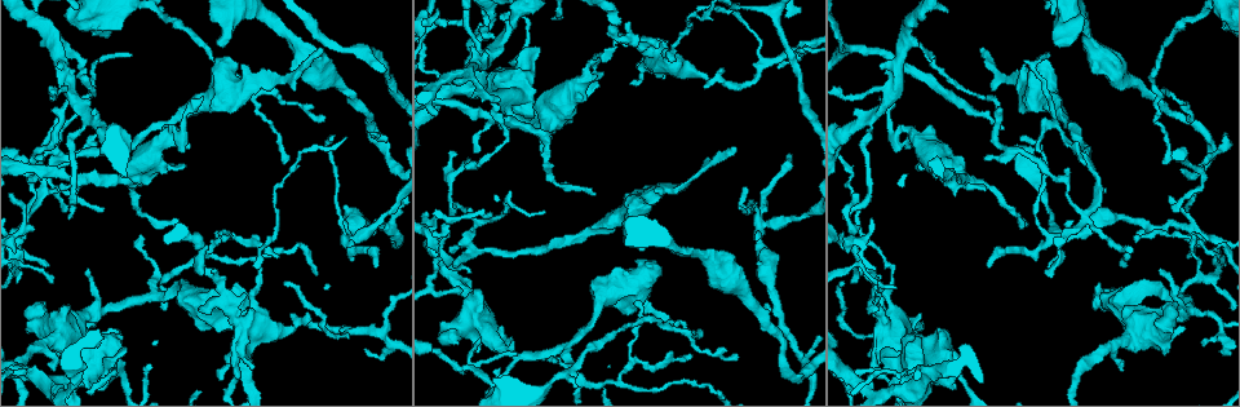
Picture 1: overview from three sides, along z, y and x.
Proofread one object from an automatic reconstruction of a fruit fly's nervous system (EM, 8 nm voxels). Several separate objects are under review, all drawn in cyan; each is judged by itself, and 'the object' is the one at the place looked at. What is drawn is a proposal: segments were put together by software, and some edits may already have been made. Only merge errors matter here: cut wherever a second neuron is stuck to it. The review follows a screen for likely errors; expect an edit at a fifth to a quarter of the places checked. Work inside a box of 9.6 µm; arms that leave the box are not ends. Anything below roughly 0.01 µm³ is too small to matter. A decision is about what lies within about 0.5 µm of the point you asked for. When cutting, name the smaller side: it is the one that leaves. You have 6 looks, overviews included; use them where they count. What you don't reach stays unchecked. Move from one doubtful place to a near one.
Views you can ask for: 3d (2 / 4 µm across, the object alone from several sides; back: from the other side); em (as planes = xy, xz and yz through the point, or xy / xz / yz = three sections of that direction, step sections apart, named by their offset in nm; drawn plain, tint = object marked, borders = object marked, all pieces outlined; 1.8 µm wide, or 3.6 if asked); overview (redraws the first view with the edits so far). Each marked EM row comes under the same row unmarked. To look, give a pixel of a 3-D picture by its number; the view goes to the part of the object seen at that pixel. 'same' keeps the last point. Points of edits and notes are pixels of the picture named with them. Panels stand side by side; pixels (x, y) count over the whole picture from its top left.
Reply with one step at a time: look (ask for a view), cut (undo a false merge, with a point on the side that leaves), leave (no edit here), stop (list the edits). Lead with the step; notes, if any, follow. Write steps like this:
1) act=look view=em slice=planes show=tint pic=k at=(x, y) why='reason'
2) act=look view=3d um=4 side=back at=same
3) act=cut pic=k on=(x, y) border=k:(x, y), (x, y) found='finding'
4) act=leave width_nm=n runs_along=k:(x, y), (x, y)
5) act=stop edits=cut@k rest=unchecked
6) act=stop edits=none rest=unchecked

act=look view=3d um=4 pic=1 at=(516, 358) why='three-way junction'

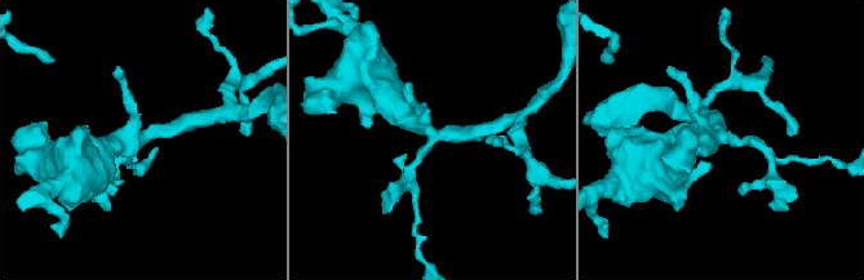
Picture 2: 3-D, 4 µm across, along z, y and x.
act=look view=em slice=planes show=tint pic=2 at=(430, 134) why='now the EM'

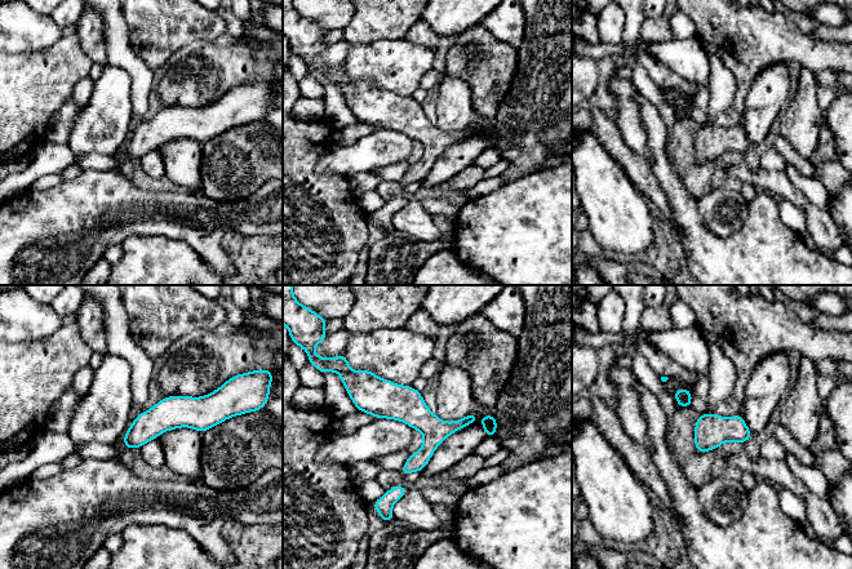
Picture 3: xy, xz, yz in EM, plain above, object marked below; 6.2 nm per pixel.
act=leave runs_along=3:(362, 390), (431, 426), (478, 418), (493, 429) found='all the same neuron'

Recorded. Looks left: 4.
act=look view=em um=3.6 slice=planes show=tint pic=1 at=(631, 290) why='sharp bend'

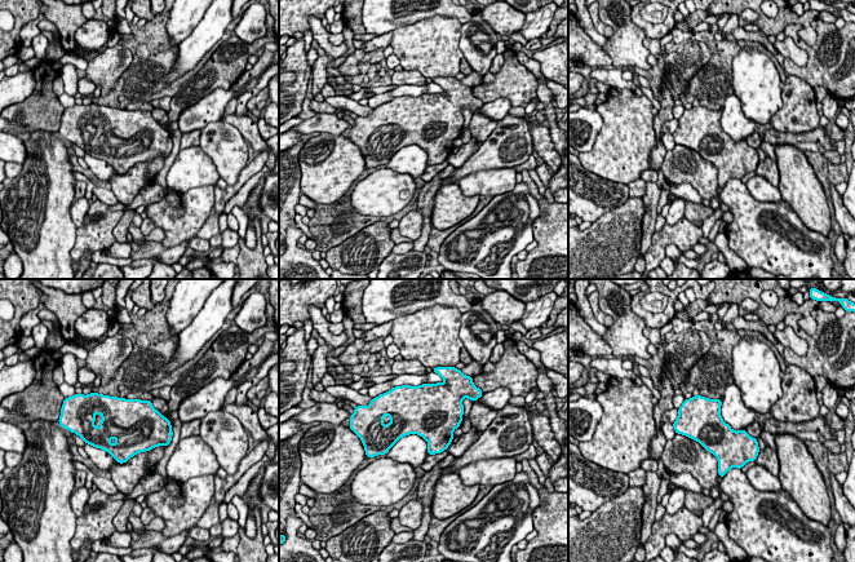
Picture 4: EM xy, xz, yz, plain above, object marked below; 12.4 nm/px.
act=leave found='continuous, no second neuron'

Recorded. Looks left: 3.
act=look view=em slice=yz step=4 show=tint pic=1 at=(295, 325) why='calibre changes'

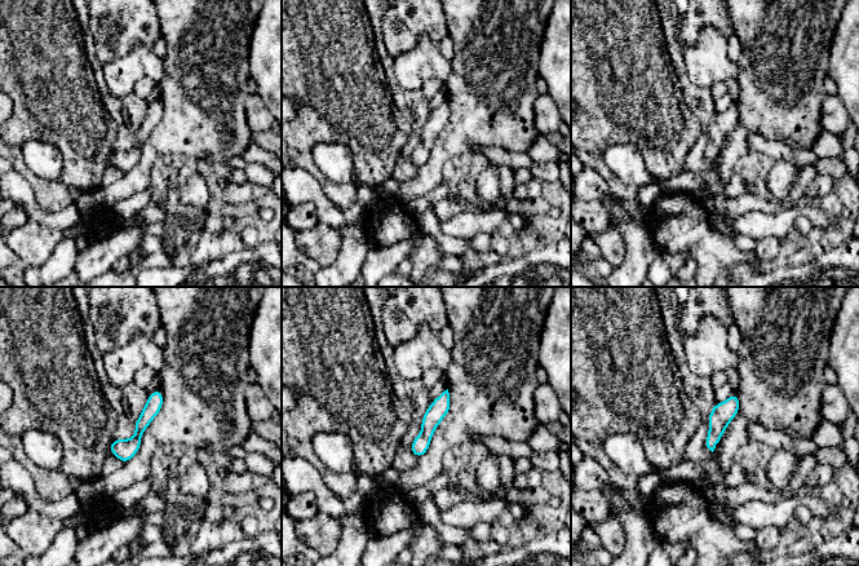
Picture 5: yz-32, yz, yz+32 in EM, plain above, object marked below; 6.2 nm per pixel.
act=look view=em slice=xy step=4 show=tint at=same why='another direction'

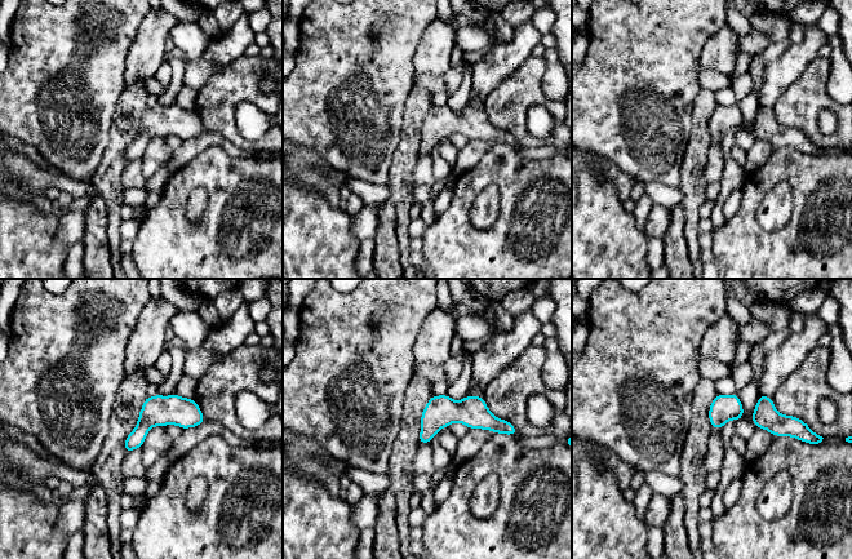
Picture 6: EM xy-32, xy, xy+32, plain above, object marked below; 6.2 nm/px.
act=leave width_nm=160 runs_along=6:(505, 430), (446, 415), (422, 440) found='all the same neuron'

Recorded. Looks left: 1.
act=stop edits=none rest=unchecked

